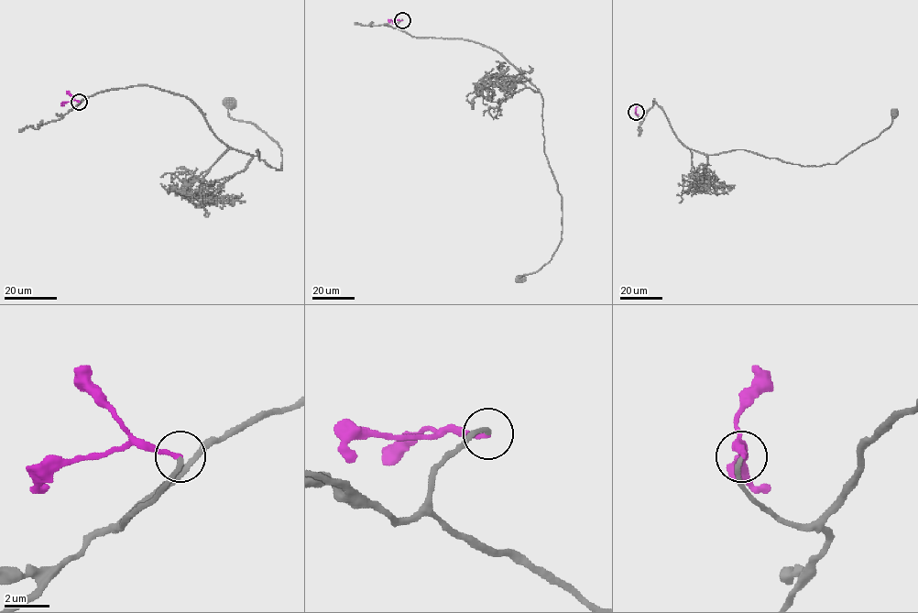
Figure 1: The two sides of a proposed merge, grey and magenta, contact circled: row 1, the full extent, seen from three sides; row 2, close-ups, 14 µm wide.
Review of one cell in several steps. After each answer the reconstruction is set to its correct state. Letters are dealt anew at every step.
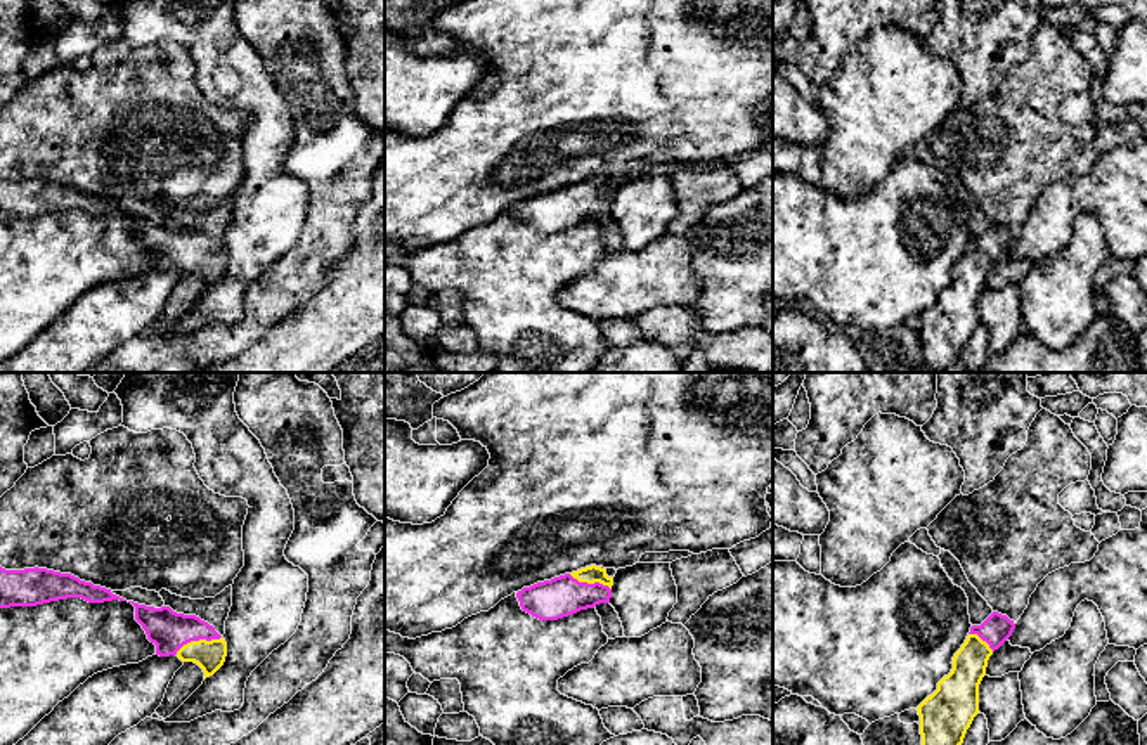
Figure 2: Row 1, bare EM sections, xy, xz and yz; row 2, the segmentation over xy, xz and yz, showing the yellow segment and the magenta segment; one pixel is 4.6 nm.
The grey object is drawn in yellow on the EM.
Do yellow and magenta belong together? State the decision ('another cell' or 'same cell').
same cell

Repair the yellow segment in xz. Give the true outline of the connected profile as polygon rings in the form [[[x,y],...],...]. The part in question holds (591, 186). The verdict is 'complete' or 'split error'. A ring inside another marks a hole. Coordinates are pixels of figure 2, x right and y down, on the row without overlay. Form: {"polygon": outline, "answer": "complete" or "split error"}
{"polygon": [[[586,178],[572,185],[537,194],[516,204],[523,224],[539,232],[558,232],[580,222],[610,215],[613,189],[603,178]]], "answer": "split error"}

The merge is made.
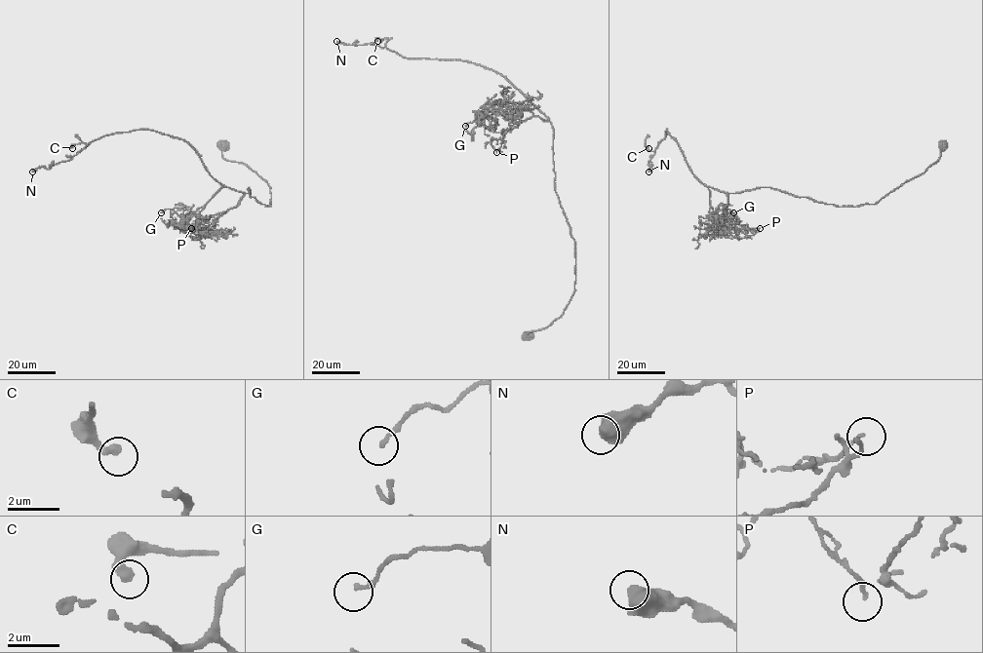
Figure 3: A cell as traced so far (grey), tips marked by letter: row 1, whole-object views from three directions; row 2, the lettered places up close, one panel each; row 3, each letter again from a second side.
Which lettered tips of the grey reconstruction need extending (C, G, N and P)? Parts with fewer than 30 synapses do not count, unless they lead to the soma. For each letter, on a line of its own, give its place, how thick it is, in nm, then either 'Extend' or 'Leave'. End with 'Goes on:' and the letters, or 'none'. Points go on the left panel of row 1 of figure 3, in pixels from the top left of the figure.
C: Place: (72, 148). Thickness 380 nm. Leave
G: Place: (161, 212). Thickness 170 nm. Leave
N: Place: (32, 172). Thickness 650 nm. Leave
P: Place: (191, 228). Thickness 90 nm. Leave
Goes on: none

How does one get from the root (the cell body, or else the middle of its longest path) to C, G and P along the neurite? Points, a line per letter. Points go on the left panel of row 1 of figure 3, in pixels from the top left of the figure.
C: (222, 145), (267, 183), (270, 206), (222, 185), (166, 134), (136, 130), (72, 148)
G: (222, 145), (224, 159), (267, 183), (270, 206), (249, 187), (223, 187), (186, 219), (161, 212)
P: (222, 145), (224, 159), (267, 183), (270, 206), (249, 187), (207, 237), (192, 237), (191, 228)

